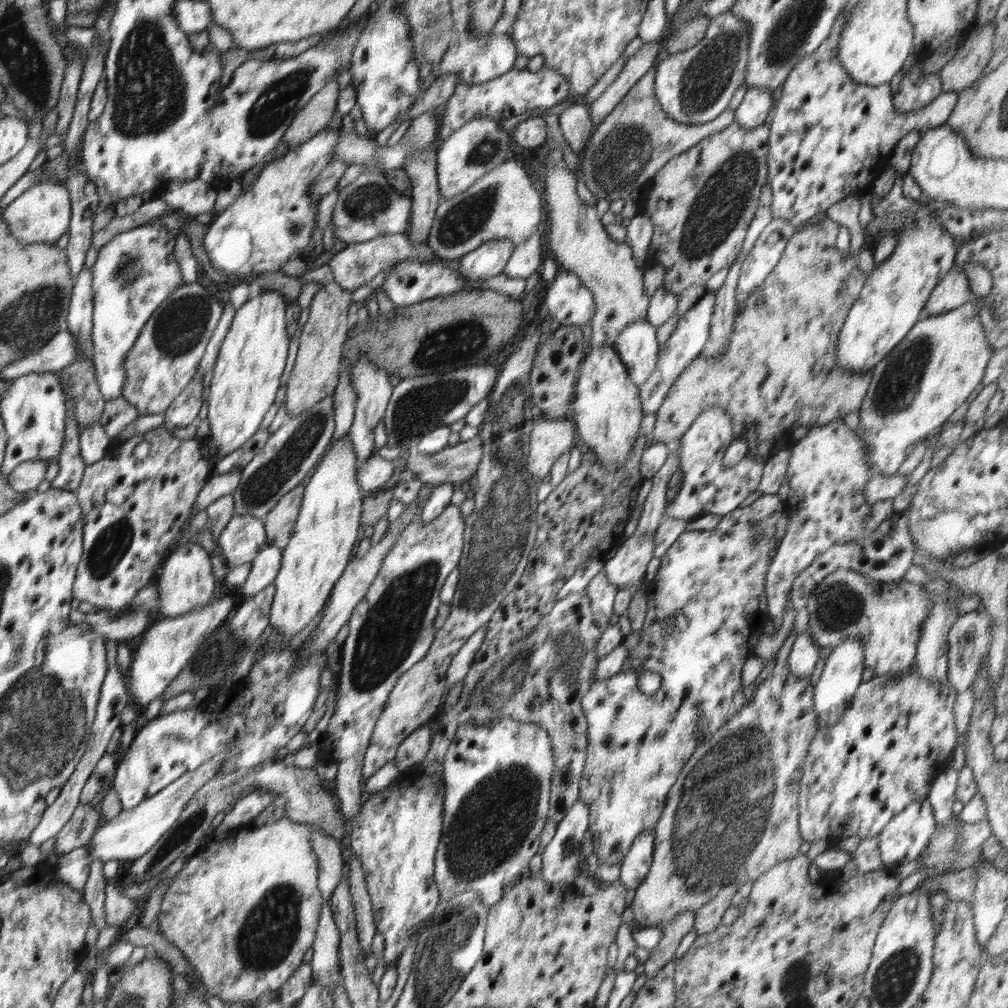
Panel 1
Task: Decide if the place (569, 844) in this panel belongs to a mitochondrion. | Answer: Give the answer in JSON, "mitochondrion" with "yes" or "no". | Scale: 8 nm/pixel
{"mitochondrion":"yes"}

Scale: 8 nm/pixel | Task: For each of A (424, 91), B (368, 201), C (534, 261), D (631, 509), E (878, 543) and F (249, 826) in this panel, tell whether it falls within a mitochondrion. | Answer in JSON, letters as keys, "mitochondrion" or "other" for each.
{"A":"other","B":"mitochondrion","C":"other","D":"other","E":"other","F":"other"}

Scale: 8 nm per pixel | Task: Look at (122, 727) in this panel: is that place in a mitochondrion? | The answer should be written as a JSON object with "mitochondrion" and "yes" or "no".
{"mitochondrion":"no"}

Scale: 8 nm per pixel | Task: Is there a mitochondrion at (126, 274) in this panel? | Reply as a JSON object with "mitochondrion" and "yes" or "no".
{"mitochondrion":"yes"}

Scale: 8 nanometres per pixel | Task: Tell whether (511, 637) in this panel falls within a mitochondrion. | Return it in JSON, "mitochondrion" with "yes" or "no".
{"mitochondrion":"yes"}

